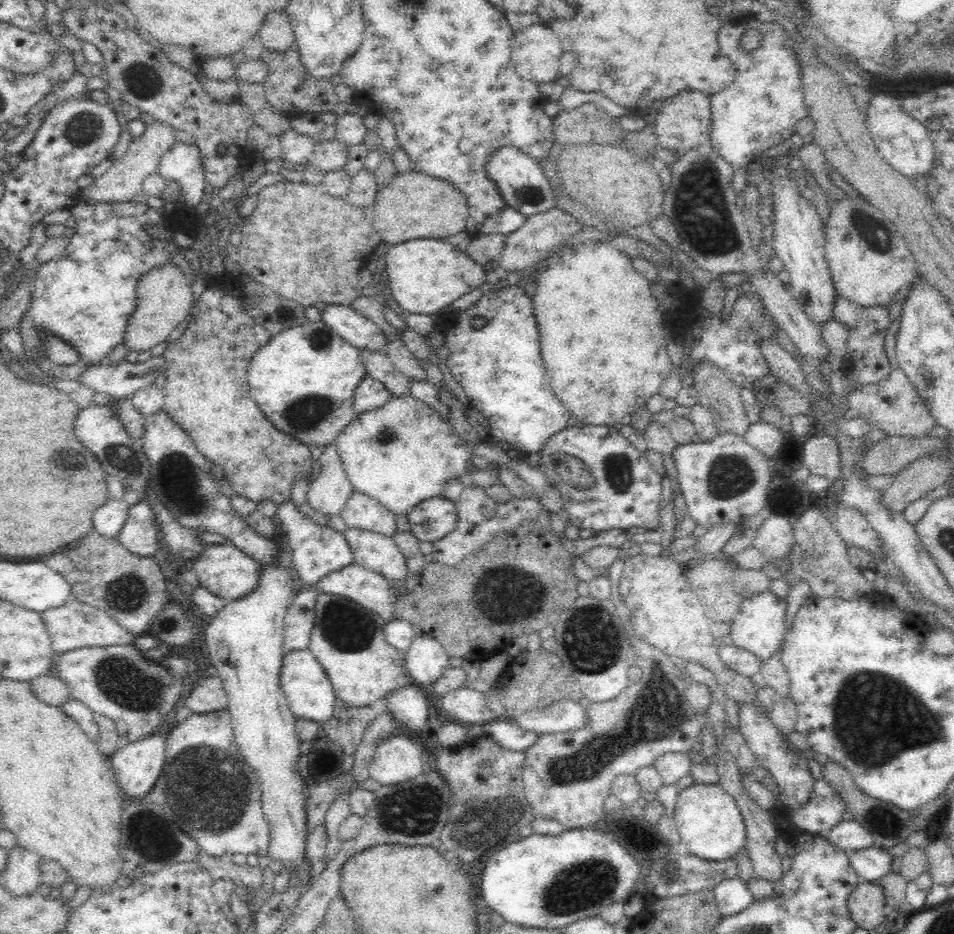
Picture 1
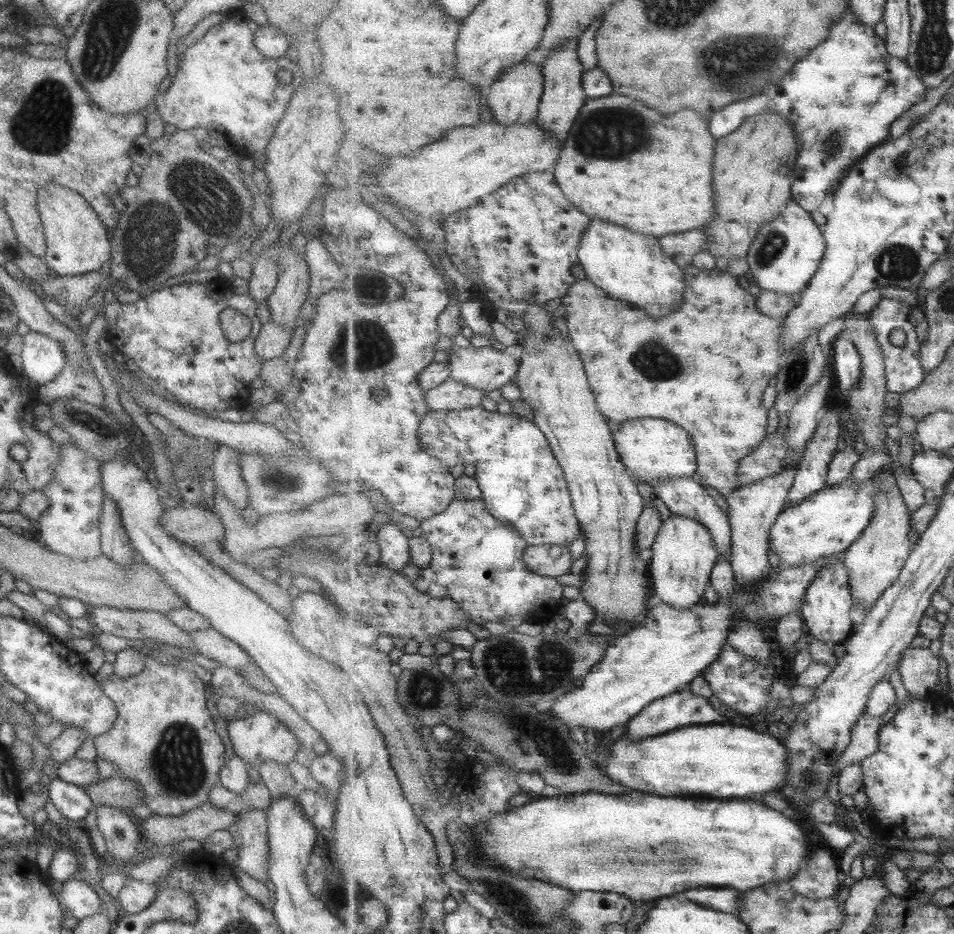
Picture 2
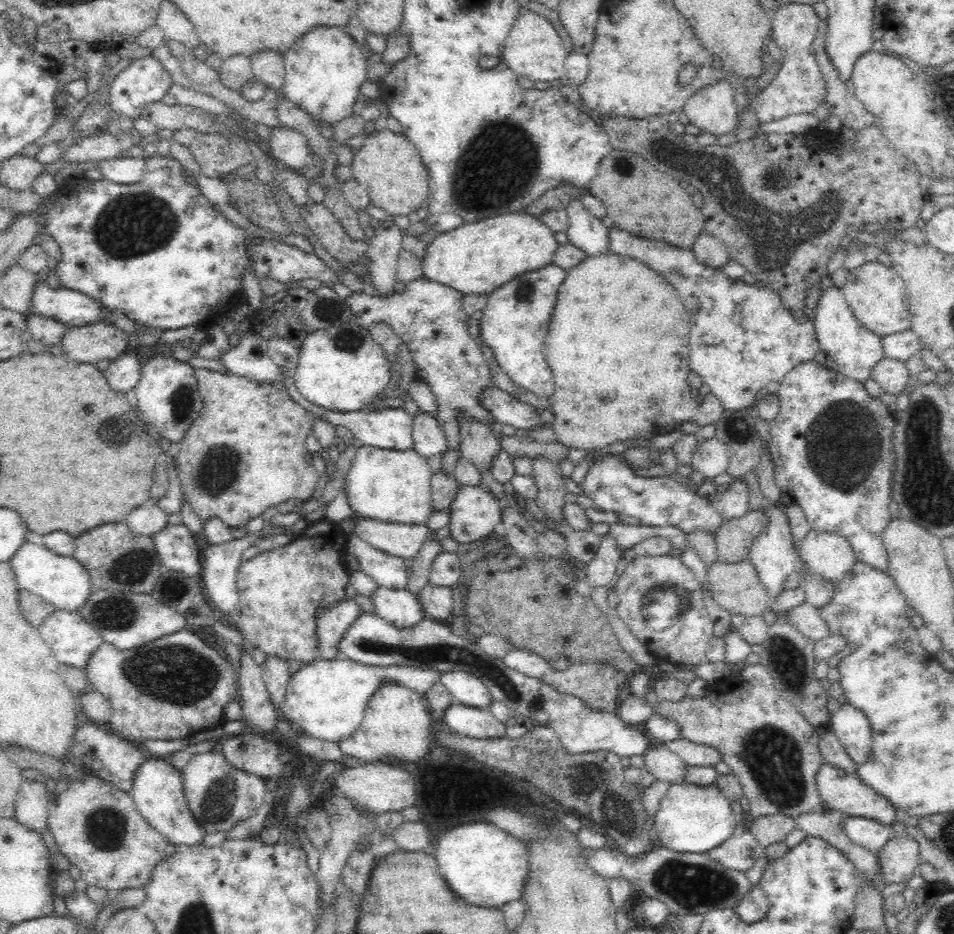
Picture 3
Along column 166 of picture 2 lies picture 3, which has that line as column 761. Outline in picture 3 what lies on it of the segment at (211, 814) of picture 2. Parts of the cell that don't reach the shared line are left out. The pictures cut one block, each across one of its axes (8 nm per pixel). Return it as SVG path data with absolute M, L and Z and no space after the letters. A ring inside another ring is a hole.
M782 813L757 816L749 824L749 830L763 846L783 841L792 829L796 828L794 817Z

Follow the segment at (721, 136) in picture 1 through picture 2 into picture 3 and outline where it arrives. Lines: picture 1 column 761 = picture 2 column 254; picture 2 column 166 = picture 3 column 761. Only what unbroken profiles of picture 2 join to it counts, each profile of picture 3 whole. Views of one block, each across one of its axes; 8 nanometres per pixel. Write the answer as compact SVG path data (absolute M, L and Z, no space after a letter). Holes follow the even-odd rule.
M781 4L776 15L771 15L771 38L782 51L782 64L772 81L757 94L754 104L760 124L778 121L793 115L812 114L825 102L827 86L824 75L811 52L819 17L809 4Z

